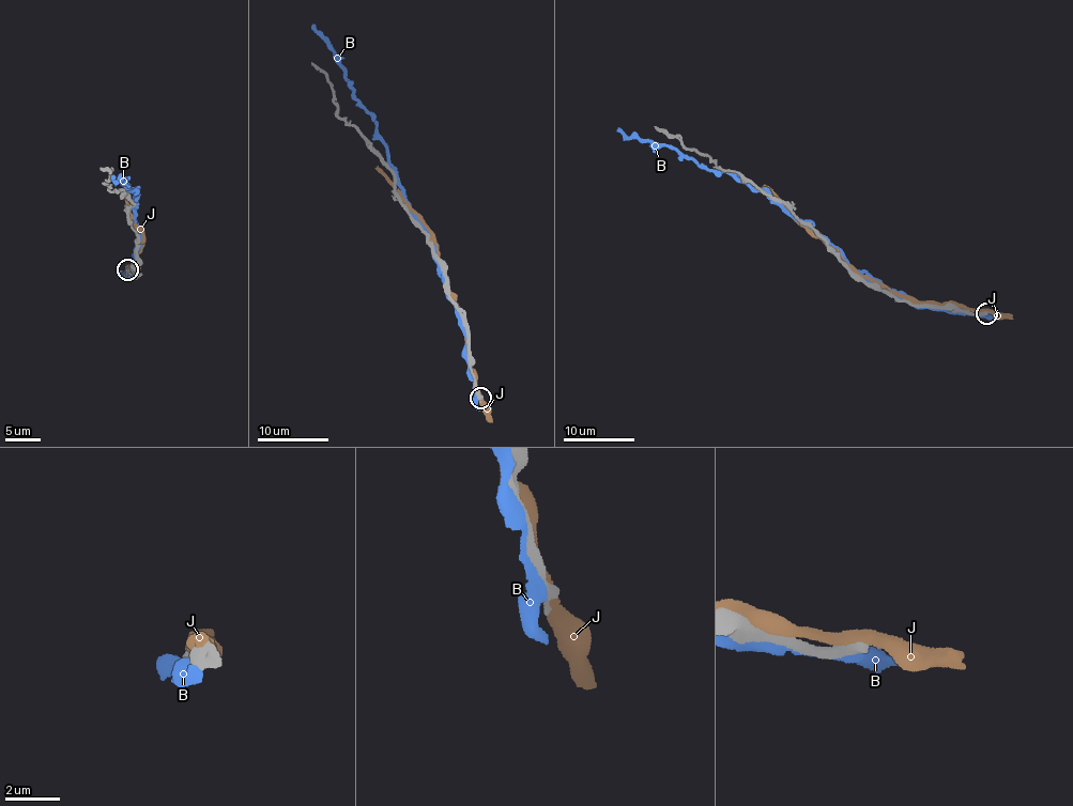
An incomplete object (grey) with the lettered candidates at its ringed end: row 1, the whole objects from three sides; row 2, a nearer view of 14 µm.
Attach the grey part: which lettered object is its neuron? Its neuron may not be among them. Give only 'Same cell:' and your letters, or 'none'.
Same cell: none

